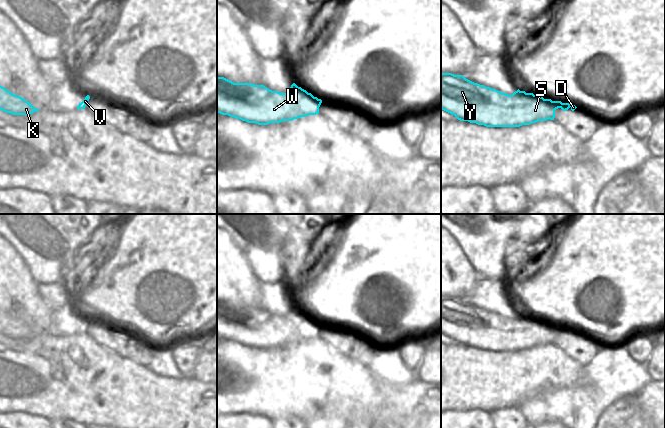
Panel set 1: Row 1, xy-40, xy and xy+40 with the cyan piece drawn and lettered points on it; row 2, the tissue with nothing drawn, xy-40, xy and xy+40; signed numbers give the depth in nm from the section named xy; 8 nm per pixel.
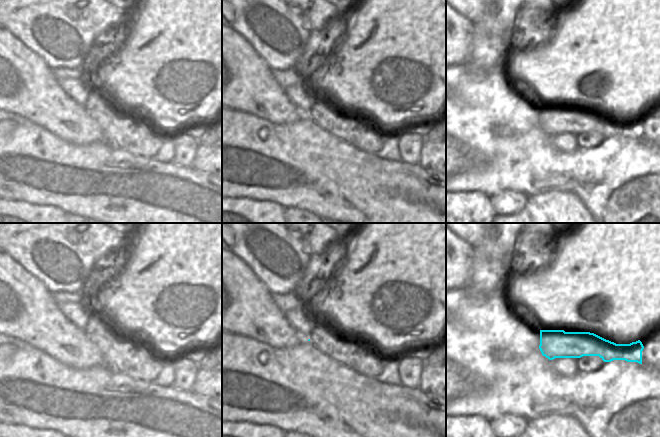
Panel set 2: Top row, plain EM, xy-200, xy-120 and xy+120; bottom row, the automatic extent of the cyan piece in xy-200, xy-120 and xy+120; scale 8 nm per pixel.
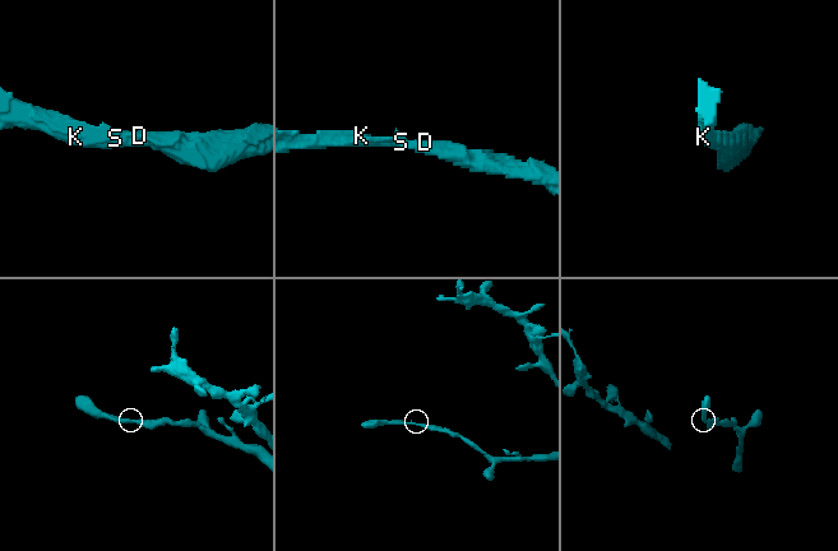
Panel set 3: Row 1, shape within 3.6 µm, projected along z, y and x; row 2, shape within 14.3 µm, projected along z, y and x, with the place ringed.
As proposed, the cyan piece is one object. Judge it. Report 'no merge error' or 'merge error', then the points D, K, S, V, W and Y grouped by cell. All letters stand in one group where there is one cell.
no merge error; D K S V W Y

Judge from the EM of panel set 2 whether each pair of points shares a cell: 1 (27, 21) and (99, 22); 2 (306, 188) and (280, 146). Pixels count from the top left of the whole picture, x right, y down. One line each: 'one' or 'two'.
1: one
2: one

